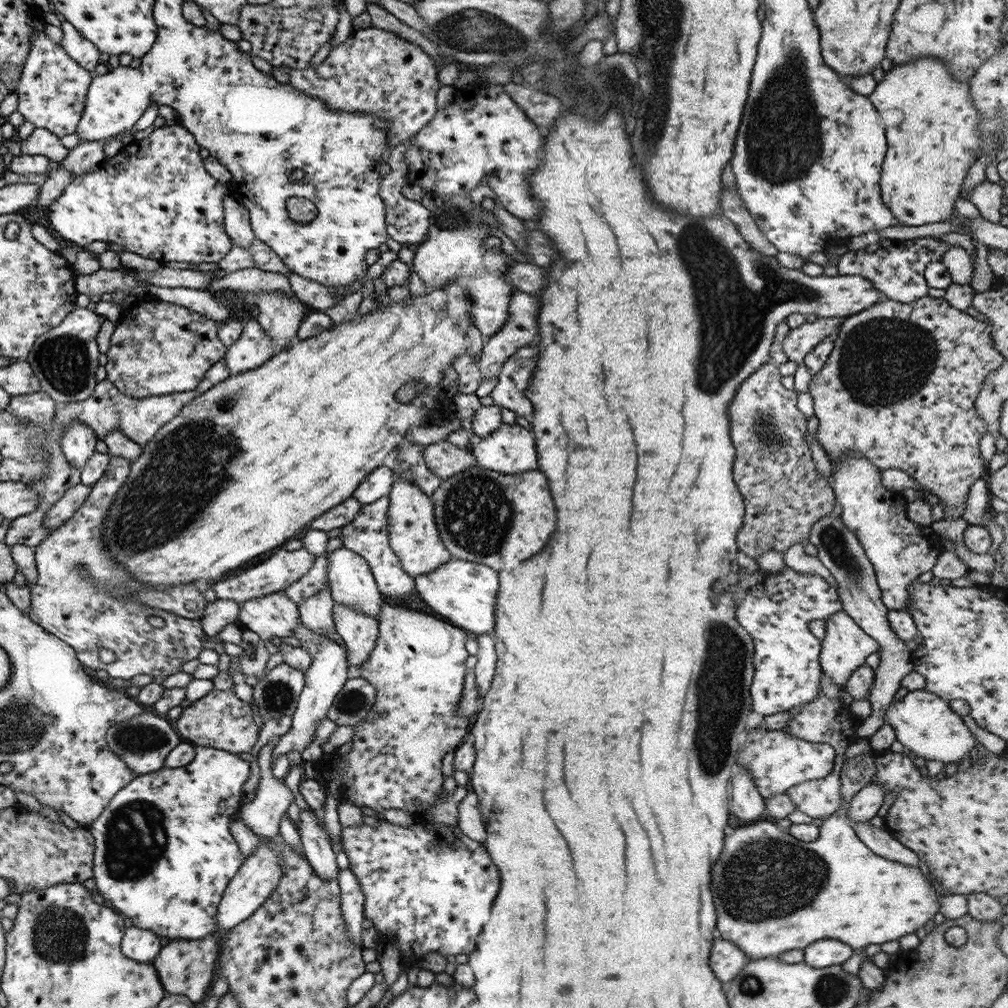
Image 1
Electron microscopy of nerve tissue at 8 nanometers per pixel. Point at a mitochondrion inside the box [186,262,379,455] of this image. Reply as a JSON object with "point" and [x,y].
{"point":[227,403]}

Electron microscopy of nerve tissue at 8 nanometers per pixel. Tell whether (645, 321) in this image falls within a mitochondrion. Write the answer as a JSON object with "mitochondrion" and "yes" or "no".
{"mitochondrion":"no"}

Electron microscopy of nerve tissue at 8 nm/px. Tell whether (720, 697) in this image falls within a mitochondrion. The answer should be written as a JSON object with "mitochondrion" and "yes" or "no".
{"mitochondrion":"yes"}

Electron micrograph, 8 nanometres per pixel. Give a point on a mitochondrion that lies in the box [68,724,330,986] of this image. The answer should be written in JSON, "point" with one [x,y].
{"point":[135,843]}

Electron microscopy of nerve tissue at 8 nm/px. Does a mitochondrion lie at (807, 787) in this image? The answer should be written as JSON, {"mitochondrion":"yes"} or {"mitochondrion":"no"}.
{"mitochondrion":"no"}

